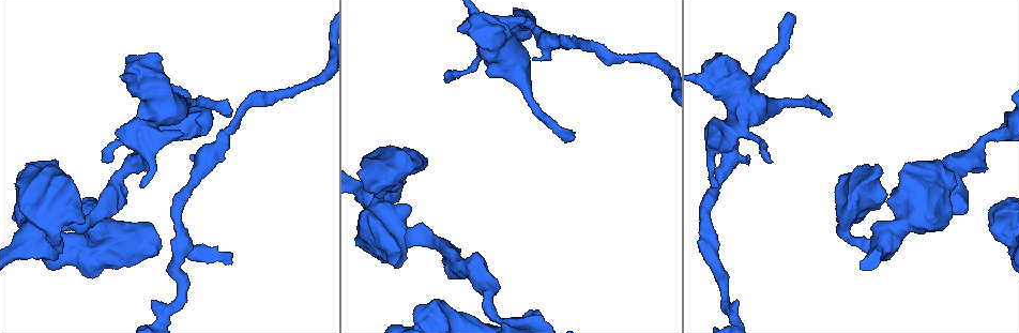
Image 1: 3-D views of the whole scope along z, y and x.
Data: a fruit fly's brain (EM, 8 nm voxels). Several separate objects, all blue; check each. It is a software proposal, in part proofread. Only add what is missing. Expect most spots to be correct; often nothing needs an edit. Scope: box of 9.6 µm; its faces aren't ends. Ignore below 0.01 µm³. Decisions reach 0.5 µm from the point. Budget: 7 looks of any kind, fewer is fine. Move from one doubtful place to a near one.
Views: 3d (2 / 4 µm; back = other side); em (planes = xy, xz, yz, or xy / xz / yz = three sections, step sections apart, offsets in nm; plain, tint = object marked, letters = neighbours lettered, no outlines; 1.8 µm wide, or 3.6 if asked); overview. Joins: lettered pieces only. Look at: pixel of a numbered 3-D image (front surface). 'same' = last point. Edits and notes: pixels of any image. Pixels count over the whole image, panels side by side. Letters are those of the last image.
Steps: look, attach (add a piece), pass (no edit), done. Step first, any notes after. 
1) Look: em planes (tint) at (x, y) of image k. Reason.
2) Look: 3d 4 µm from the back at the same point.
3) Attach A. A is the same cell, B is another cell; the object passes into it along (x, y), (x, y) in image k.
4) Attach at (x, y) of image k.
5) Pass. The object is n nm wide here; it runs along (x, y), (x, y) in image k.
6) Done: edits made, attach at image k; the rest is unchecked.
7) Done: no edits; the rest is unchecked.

Look: em xy step 16 (letters) at (449, 82) of image 1. Tapers out.

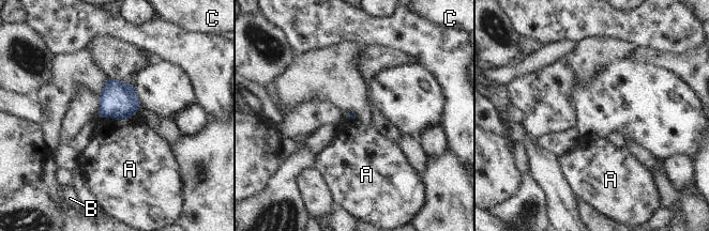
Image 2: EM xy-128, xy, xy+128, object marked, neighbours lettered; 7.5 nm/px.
Look: em planes (letters) at the same point. Another direction.

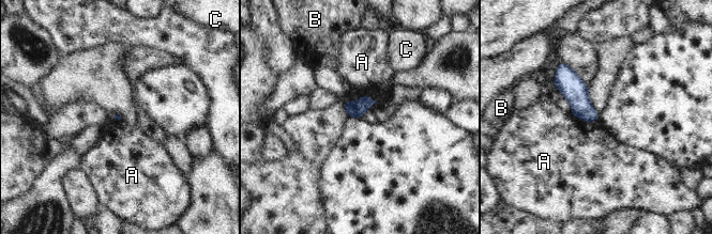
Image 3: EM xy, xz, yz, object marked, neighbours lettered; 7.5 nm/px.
Pass. A, B and C are other cells; none of them fits.

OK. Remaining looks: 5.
Look: 3d 4 µm at (716, 186) of image 1.

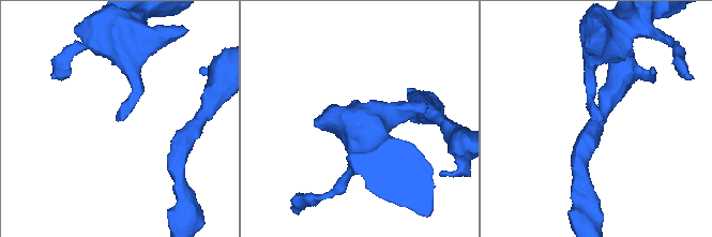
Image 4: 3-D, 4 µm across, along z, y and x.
Look: em planes (letters) at (596, 120) of image 4. Need the tissue.

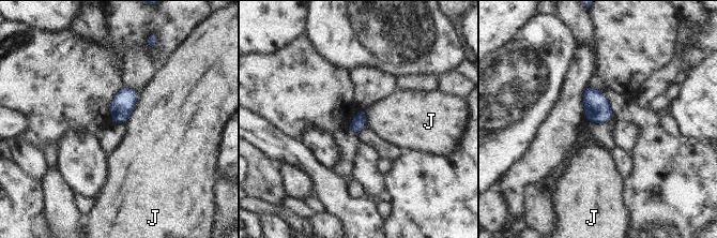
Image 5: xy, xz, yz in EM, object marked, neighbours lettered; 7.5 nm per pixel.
Pass. J is another cell; a border runs along (139, 93), (133, 110), (124, 122) in image 5; no lettered piece goes on from it.

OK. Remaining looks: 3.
Look: em 3.6 µm yz step 8 (letters) at (830, 114) of image 1. Free end.

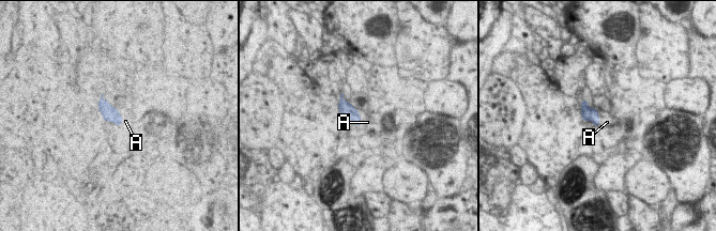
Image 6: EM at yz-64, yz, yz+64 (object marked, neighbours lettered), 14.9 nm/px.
Attach A. A is the same cell; the object passes into it along (588, 113), (598, 120), (607, 122) in image 6; it goes on there.

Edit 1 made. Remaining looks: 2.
Done: edits made, attach at image 6; the rest is unchecked.

